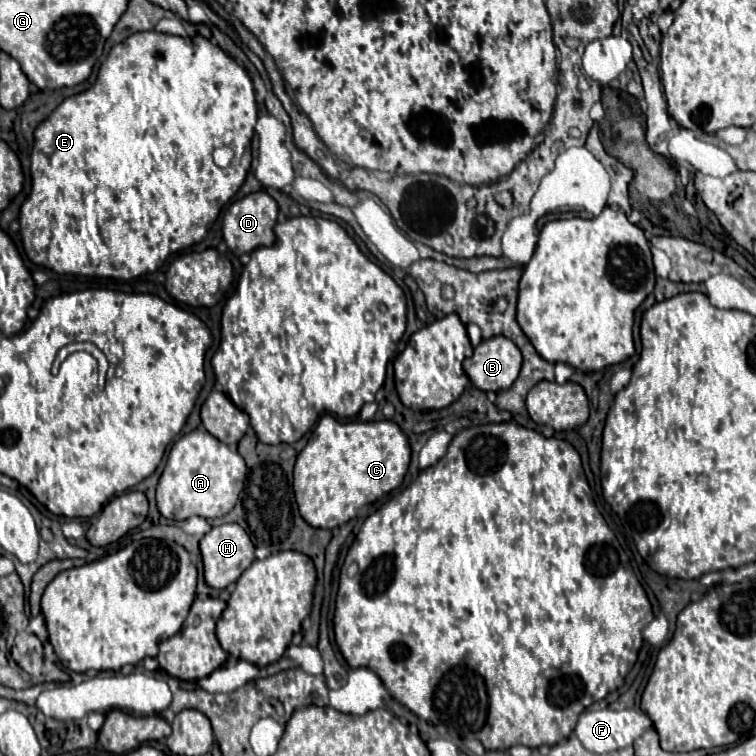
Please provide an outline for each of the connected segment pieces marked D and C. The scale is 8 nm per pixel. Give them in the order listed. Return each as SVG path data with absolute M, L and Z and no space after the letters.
M254 192L254 194L248 194L246 198L232 202L224 210L224 226L222 226L228 248L236 256L242 256L260 246L272 246L276 240L274 230L272 230L276 224L276 216L278 216L278 204L266 192Z
M324 414L314 428L308 444L298 454L294 466L294 496L298 502L300 516L314 528L332 530L340 524L346 524L356 516L356 512L372 500L378 500L384 494L396 490L408 472L410 466L410 444L402 428L392 420L380 422L340 422L334 416Z

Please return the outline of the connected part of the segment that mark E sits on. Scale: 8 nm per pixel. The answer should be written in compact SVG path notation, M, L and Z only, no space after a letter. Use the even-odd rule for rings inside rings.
M156 30L138 32L116 44L106 62L100 66L98 80L90 88L90 92L80 92L66 98L34 132L34 150L32 150L32 192L20 208L20 234L26 256L44 268L50 268L58 274L80 274L80 276L100 276L100 278L116 278L116 280L132 280L146 272L156 272L168 256L202 242L208 234L208 228L218 218L222 206L232 200L232 196L240 190L250 170L252 148L250 140L254 134L254 124L258 120L258 104L256 92L248 72L238 66L222 48L206 40L204 36L182 38L170 36ZM218 146L232 146L236 152L228 170L218 170L212 160L212 152Z

